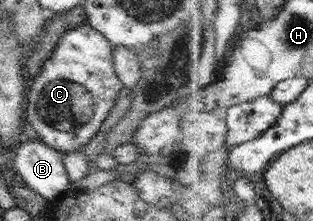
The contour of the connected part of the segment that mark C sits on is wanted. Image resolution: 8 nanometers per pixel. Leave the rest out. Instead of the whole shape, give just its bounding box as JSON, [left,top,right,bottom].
[25,21,124,154]

